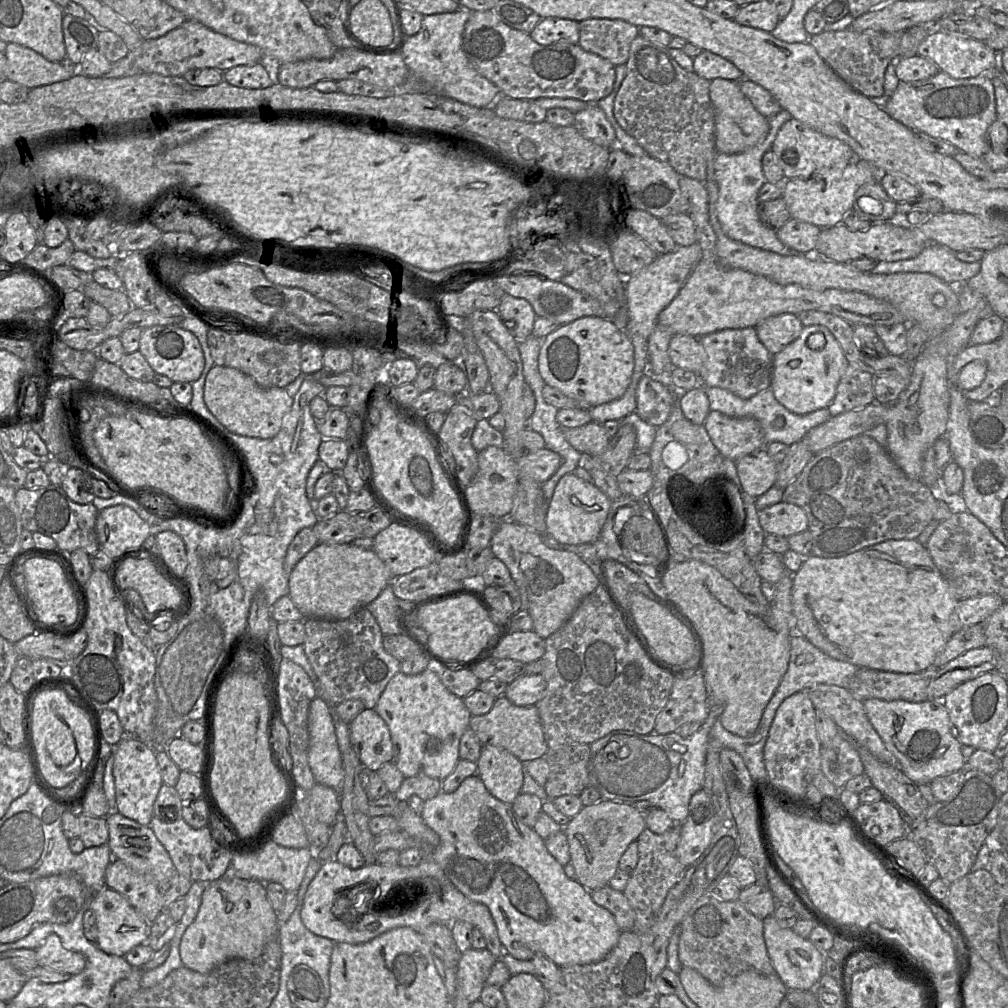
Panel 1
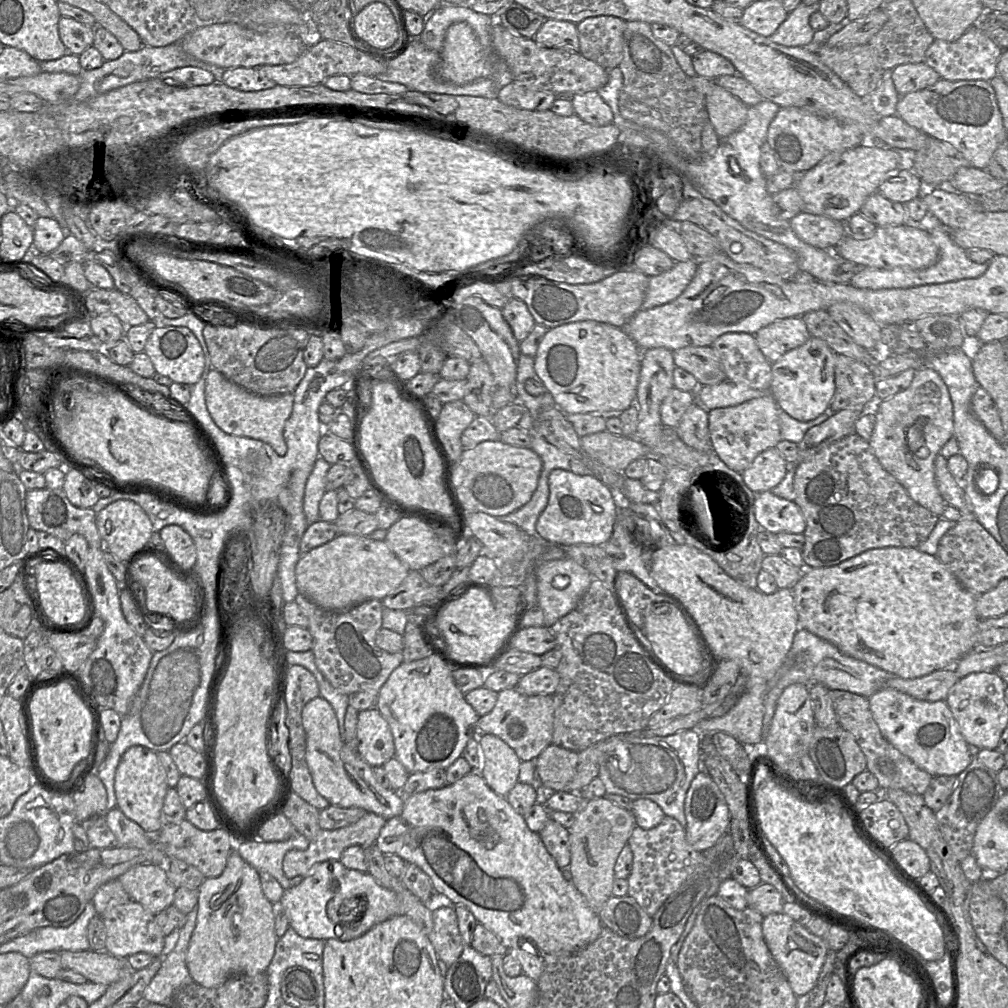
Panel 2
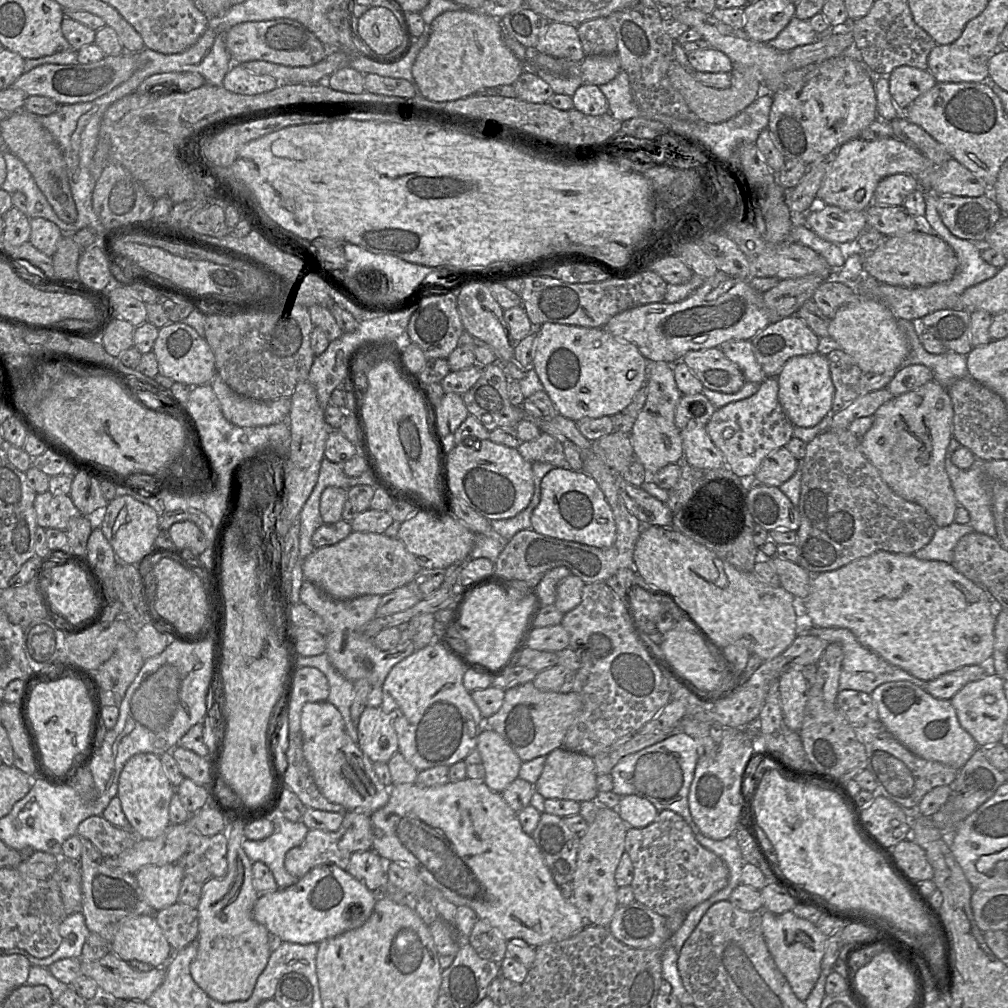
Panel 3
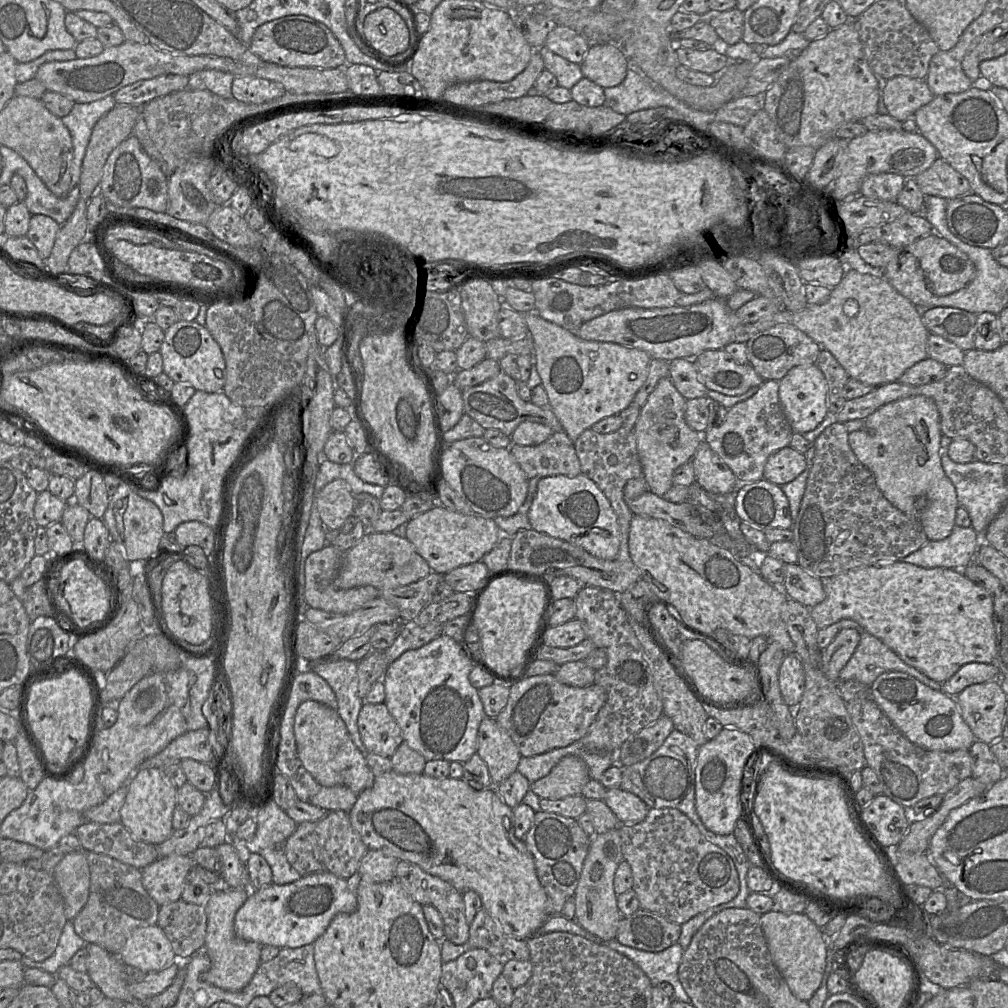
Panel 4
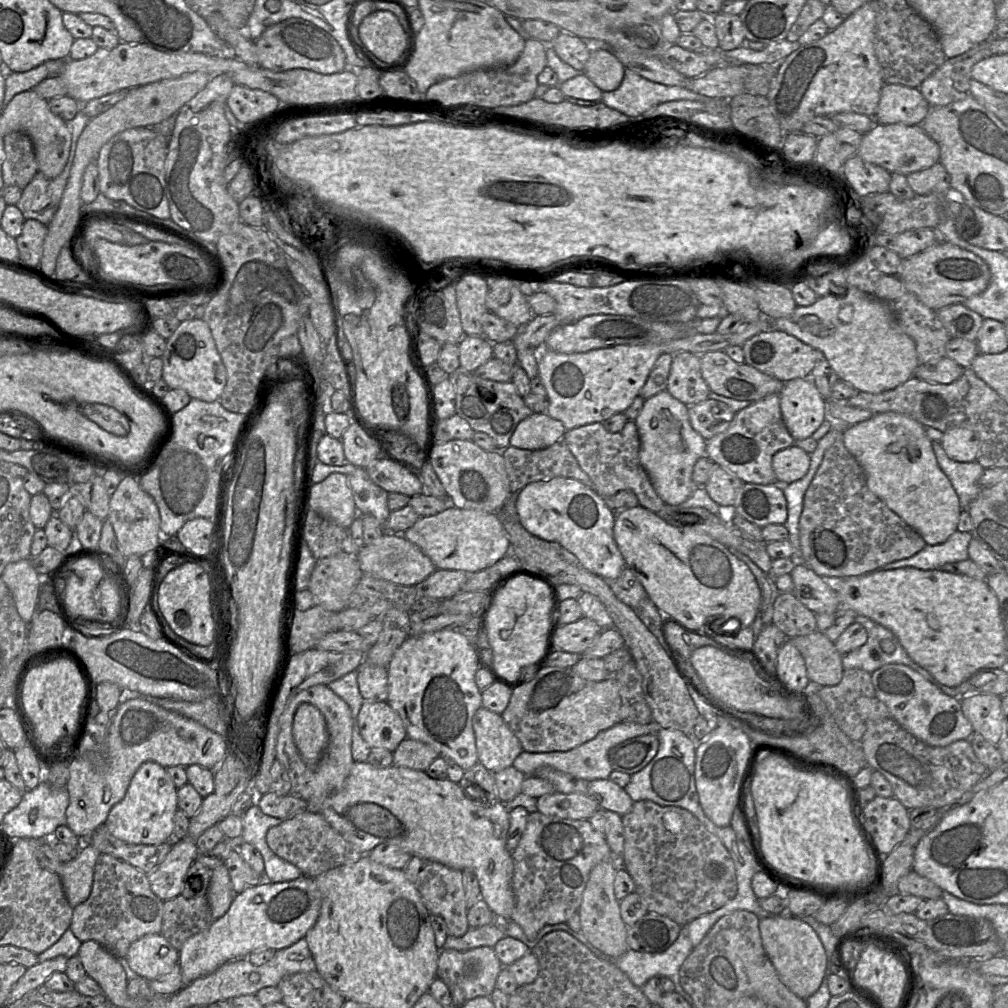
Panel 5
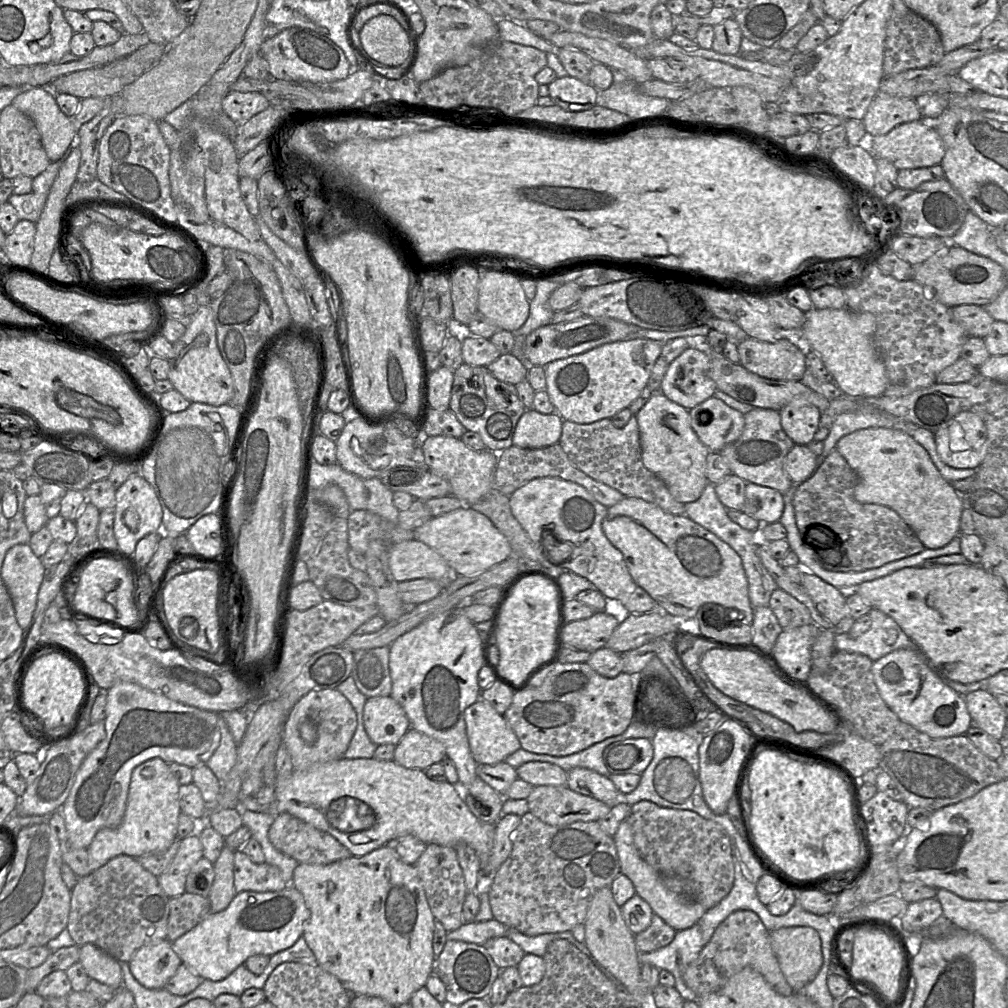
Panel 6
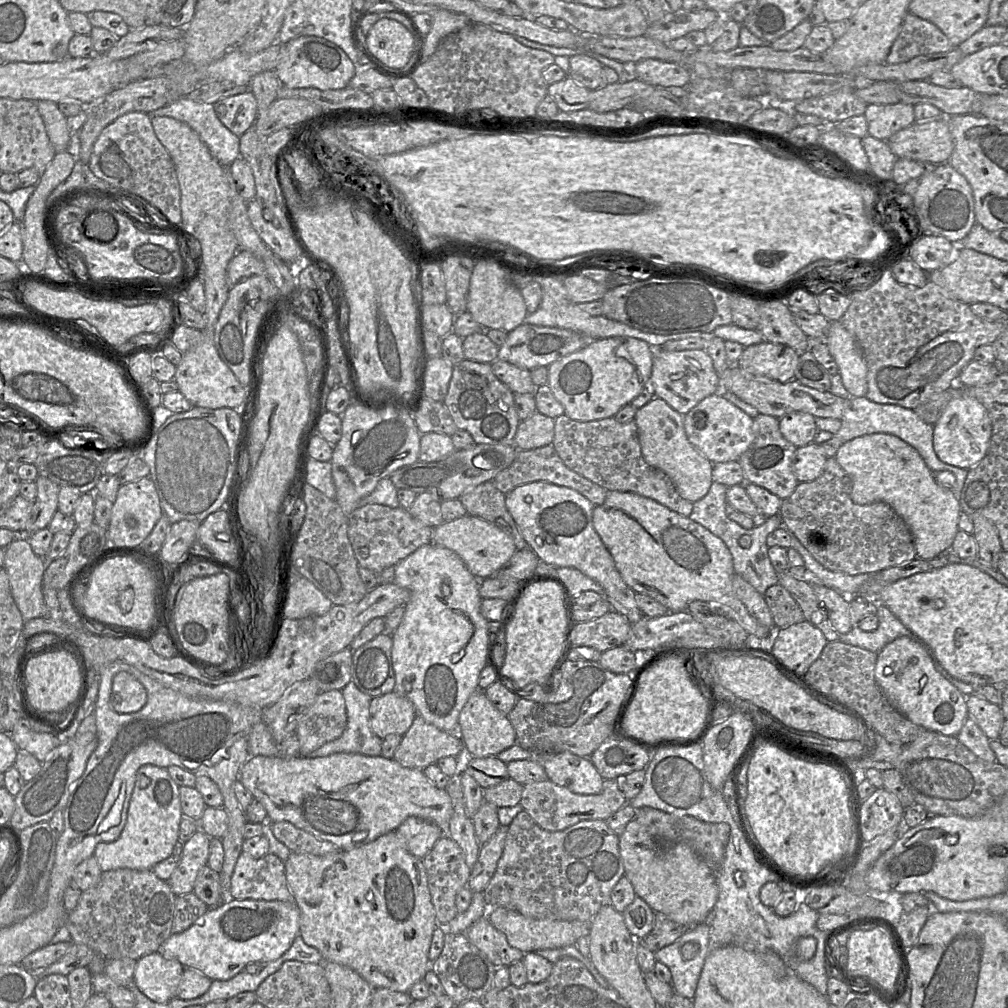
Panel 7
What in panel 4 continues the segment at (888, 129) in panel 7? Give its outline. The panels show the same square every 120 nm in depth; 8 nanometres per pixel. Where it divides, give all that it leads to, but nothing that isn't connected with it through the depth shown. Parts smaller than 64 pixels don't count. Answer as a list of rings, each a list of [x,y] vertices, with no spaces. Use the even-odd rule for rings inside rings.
[[[895,76],[884,81],[882,97],[887,114],[910,123],[914,113],[934,98],[925,79]]]

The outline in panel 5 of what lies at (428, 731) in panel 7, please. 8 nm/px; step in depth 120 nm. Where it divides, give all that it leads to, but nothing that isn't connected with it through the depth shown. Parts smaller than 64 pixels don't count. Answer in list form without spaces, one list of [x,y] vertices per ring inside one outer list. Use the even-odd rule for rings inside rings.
[[[405,738],[393,752],[393,765],[425,771],[439,754],[428,744]]]

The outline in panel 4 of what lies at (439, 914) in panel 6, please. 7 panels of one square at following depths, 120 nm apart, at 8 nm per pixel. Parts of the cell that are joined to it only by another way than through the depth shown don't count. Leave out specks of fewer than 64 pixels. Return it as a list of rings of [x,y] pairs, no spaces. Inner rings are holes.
[[[398,861],[395,869],[395,881],[419,904],[432,905],[440,913],[443,920],[445,938],[456,945],[462,945],[469,940],[469,925],[465,918],[463,893],[459,892],[450,883],[431,875],[418,865]]]

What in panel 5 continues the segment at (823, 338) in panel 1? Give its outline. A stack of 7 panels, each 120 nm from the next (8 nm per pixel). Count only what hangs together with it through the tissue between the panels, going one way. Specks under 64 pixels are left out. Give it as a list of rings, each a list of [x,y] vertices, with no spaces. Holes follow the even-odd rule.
[[[810,377],[784,382],[779,402],[783,422],[794,440],[811,437],[824,421],[826,400]]]

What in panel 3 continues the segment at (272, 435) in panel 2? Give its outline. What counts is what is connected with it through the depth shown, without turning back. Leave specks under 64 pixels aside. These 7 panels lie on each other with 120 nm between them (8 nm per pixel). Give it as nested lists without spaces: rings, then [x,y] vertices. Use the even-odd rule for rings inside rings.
[[[216,373],[211,381],[224,417],[240,427],[268,426],[286,421],[291,409],[290,397],[256,400],[233,391]]]

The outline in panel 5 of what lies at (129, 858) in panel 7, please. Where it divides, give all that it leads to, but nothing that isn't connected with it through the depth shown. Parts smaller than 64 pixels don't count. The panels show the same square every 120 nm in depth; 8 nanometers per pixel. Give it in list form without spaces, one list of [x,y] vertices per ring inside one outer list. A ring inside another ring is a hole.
[[[146,761],[131,779],[124,798],[113,806],[104,825],[116,838],[129,844],[159,845],[173,839],[178,788],[165,767]],[[83,843],[79,854],[60,866],[59,877],[72,908],[86,901],[91,893],[94,868],[100,852],[90,843]]]

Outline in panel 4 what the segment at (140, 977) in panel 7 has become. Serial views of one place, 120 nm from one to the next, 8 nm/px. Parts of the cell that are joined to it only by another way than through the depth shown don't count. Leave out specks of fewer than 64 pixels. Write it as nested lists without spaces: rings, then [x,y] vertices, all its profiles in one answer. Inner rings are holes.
[[[157,924],[133,930],[119,955],[125,965],[146,973],[168,967],[175,957],[170,941]]]

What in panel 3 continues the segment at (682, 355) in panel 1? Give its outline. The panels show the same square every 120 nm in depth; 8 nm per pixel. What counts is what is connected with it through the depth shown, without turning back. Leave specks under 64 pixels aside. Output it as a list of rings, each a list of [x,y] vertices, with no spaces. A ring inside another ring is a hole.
[[[721,348],[689,351],[683,359],[703,387],[721,393],[736,393],[746,380],[738,366],[730,361]]]

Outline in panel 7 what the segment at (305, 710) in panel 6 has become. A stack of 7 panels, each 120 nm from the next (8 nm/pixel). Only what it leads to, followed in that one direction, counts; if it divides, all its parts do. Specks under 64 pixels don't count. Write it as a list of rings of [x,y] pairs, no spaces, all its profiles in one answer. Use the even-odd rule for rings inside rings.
[[[341,690],[320,692],[295,730],[300,755],[307,756],[325,743],[339,738],[346,725],[346,704]]]

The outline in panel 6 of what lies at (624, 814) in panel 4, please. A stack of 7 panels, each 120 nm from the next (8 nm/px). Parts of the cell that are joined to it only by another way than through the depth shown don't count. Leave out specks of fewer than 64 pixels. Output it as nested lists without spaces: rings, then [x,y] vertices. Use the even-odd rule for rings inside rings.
[[[580,767],[567,771],[567,787],[579,794],[595,798],[610,808],[623,802],[623,795],[625,795],[608,777]]]

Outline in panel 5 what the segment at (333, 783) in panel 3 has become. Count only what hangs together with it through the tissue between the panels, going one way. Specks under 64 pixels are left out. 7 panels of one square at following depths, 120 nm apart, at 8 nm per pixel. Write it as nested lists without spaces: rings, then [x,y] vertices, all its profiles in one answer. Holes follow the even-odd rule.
[[[310,703],[300,704],[295,712],[292,734],[304,762],[315,766],[329,741],[326,721],[321,711]]]

